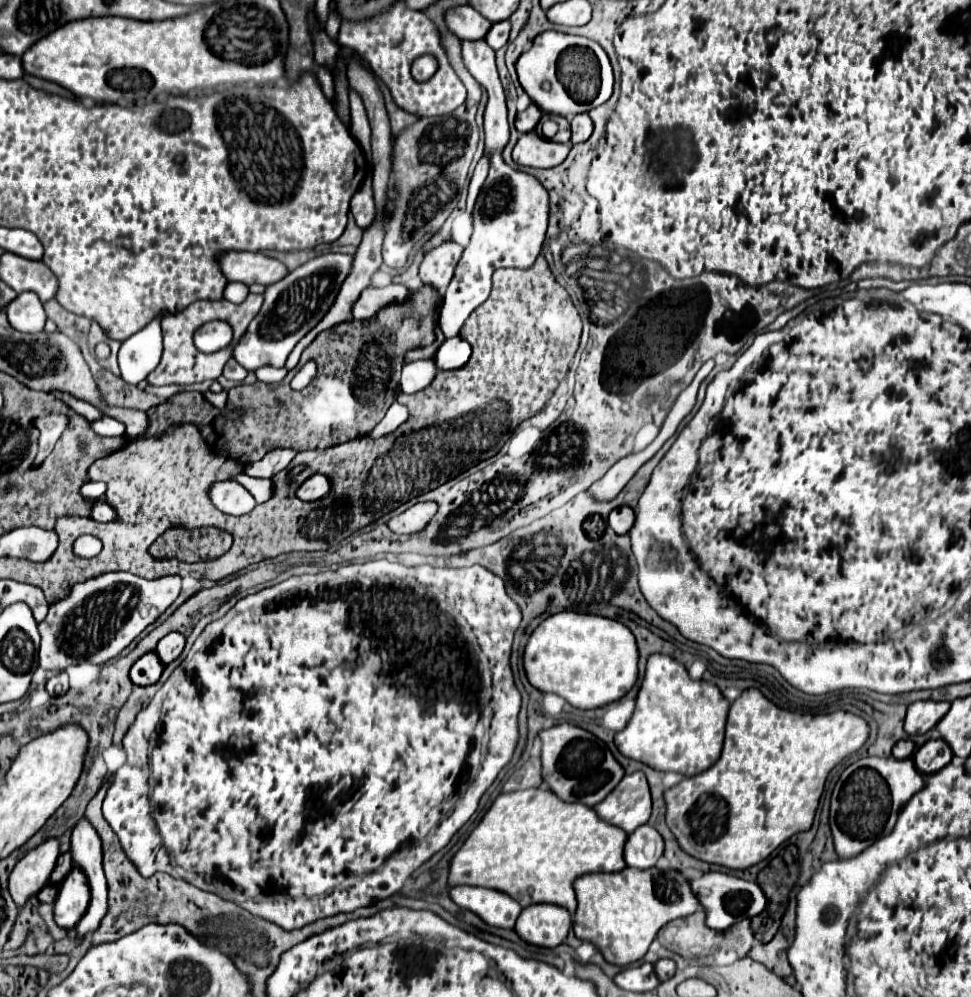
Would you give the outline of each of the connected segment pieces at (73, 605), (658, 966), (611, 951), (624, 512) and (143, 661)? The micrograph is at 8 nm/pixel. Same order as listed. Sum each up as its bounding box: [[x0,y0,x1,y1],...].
[[38,573,180,671],[654,959,676,981],[574,869,698,965],[608,507,634,535],[130,653,162,687]]

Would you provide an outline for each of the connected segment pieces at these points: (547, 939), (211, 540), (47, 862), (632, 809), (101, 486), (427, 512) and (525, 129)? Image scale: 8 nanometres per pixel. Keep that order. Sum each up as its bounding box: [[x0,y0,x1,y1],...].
[[514,905,572,947],[150,527,232,563],[10,839,60,907],[594,771,652,833],[82,481,106,499],[388,501,438,535],[516,103,542,133]]

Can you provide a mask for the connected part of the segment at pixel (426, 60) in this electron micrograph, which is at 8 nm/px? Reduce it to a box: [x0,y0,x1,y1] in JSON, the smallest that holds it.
[412,55,438,83]

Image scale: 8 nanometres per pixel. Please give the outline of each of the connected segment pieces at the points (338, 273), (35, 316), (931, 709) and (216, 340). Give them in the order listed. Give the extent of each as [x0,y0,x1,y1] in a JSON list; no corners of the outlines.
[[224,253,354,381],[6,293,46,333],[904,701,950,735],[194,321,232,353]]

